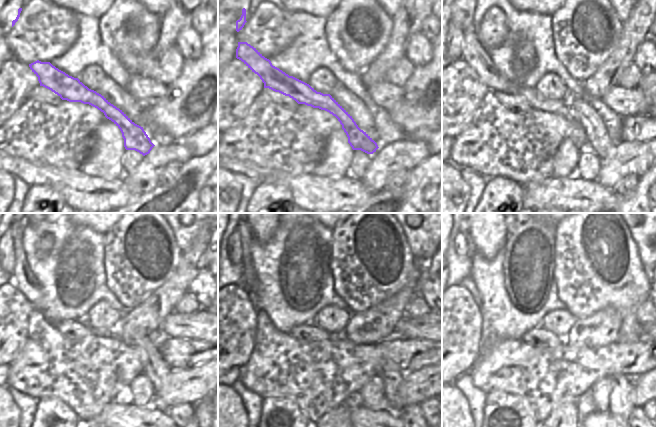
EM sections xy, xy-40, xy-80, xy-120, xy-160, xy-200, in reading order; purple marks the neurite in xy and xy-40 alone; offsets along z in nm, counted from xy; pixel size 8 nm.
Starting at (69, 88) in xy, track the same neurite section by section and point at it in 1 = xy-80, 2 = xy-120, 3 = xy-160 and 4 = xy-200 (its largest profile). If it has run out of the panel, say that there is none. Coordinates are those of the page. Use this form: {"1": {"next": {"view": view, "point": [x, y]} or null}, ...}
{"1": {"next": {"view": "xy-80", "point": [472, 53]}}, "2": {"next": {"view": "xy-120", "point": [24, 279]}}, "3": {"next": {"view": "xy-160", "point": [249, 279]}}, "4": {"next": {"view": "xy-200", "point": [471, 248]}}}

